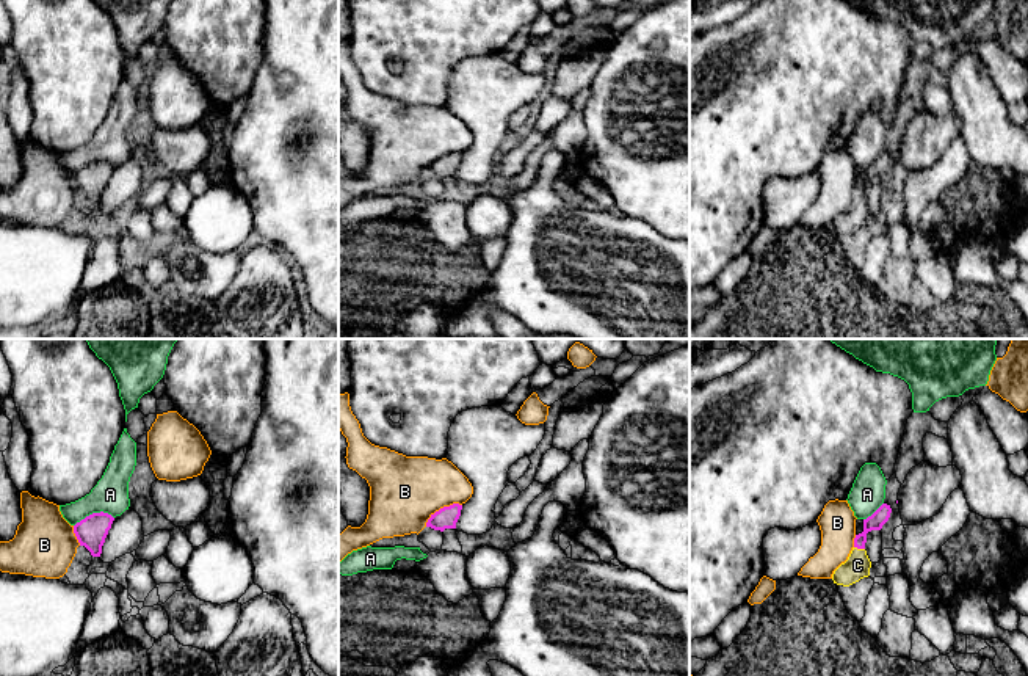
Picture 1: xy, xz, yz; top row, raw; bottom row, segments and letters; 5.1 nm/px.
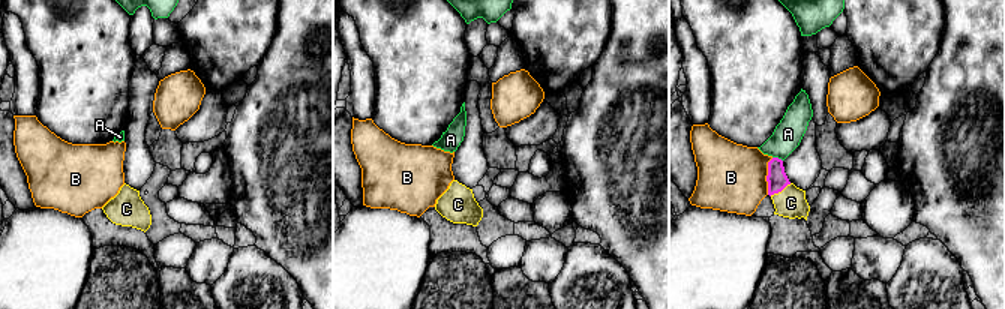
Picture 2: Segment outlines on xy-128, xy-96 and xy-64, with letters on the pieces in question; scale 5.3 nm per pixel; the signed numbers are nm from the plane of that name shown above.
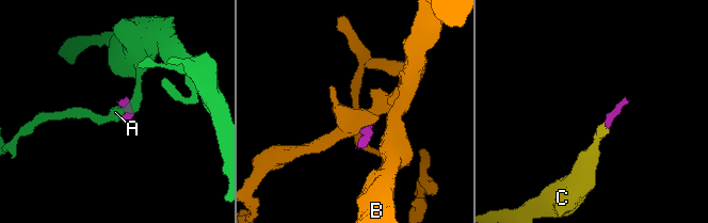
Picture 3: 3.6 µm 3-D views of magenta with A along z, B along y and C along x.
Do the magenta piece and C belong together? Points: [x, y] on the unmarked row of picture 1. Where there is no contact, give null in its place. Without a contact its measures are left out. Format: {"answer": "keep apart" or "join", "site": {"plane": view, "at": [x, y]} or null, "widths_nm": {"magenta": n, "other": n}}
{"answer": "join", "site": {"plane": "yz", "at": [859, 196]}, "widths_nm": {"magenta": 80, "other": 130}}

